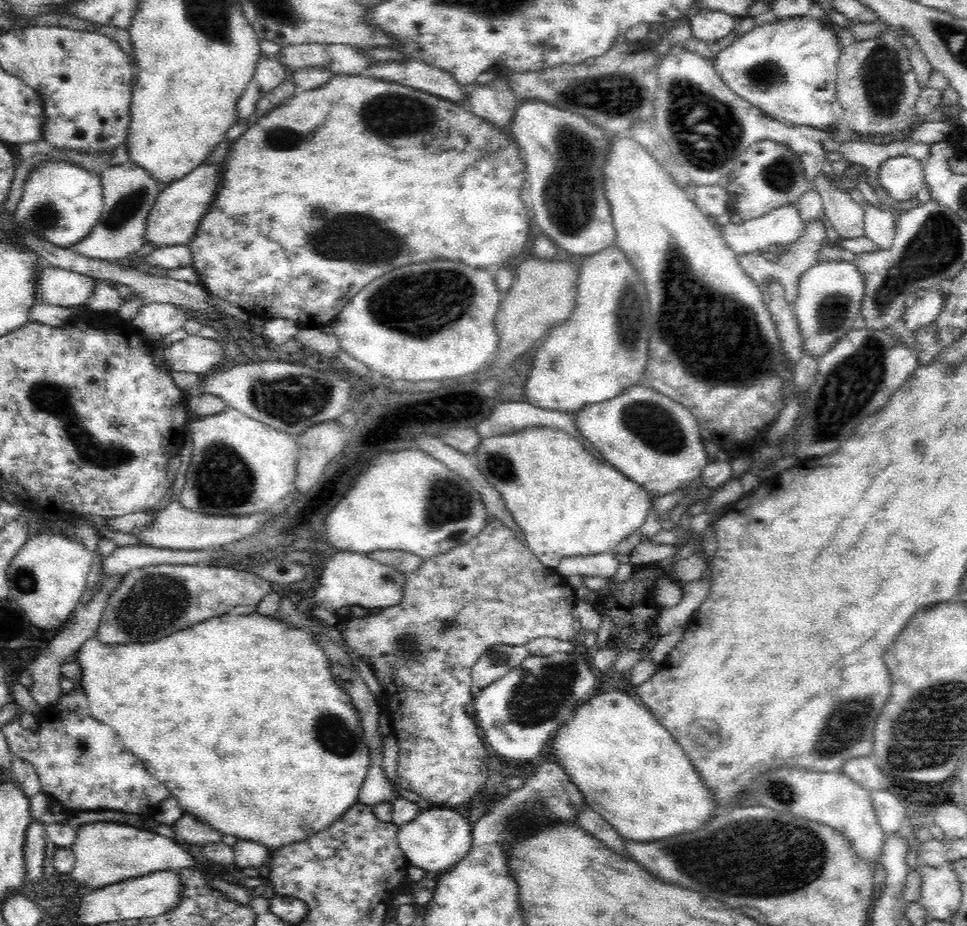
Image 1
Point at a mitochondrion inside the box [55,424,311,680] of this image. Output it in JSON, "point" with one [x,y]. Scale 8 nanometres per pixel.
{"point":[156,602]}

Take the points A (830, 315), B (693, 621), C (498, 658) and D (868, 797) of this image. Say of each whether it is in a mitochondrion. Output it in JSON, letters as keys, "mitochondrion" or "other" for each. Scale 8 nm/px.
{"A":"mitochondrion","B":"other","C":"mitochondrion","D":"other"}

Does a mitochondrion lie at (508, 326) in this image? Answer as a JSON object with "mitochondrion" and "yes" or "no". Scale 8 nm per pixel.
{"mitochondrion":"no"}

